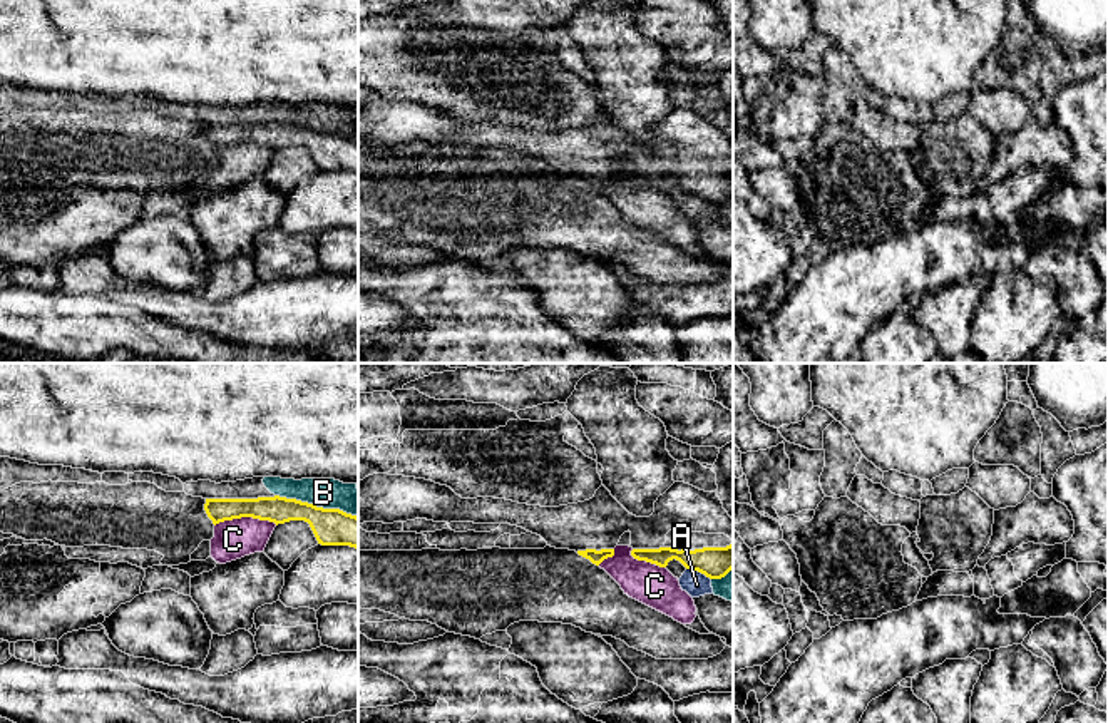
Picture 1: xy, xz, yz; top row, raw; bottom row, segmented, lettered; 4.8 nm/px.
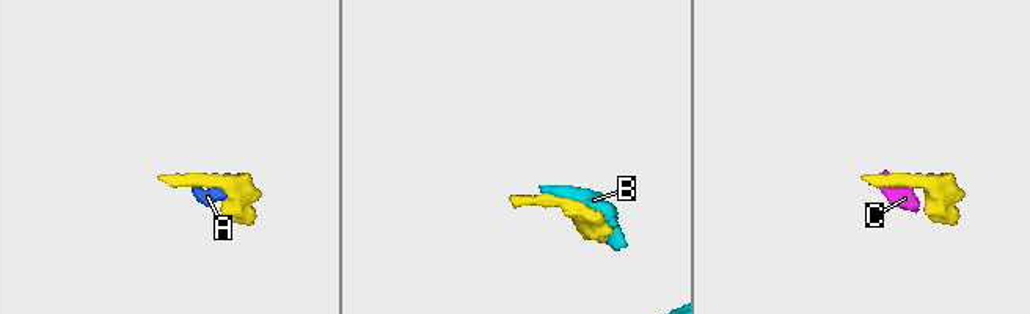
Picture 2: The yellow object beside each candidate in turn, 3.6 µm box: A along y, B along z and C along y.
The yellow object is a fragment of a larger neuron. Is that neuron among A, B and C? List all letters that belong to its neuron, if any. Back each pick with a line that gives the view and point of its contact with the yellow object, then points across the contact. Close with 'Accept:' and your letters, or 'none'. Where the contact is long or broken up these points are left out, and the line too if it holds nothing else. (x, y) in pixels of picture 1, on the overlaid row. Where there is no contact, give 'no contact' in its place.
Accept: none

